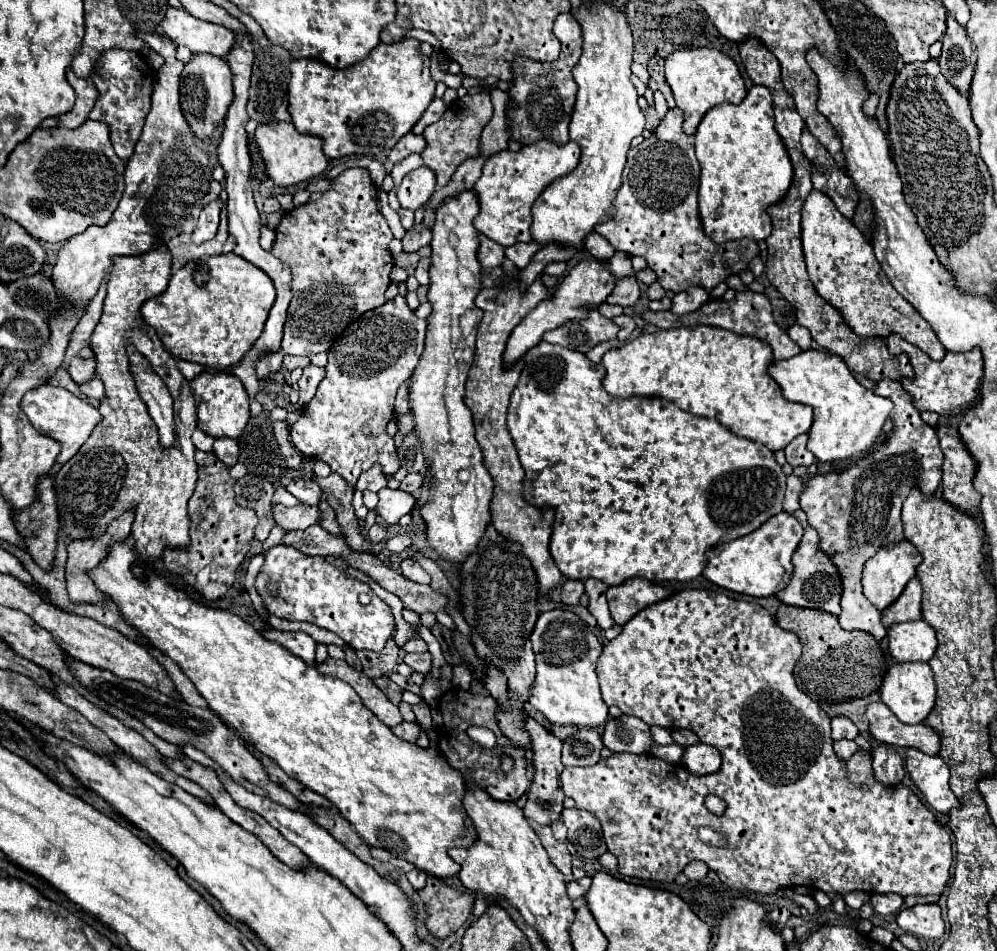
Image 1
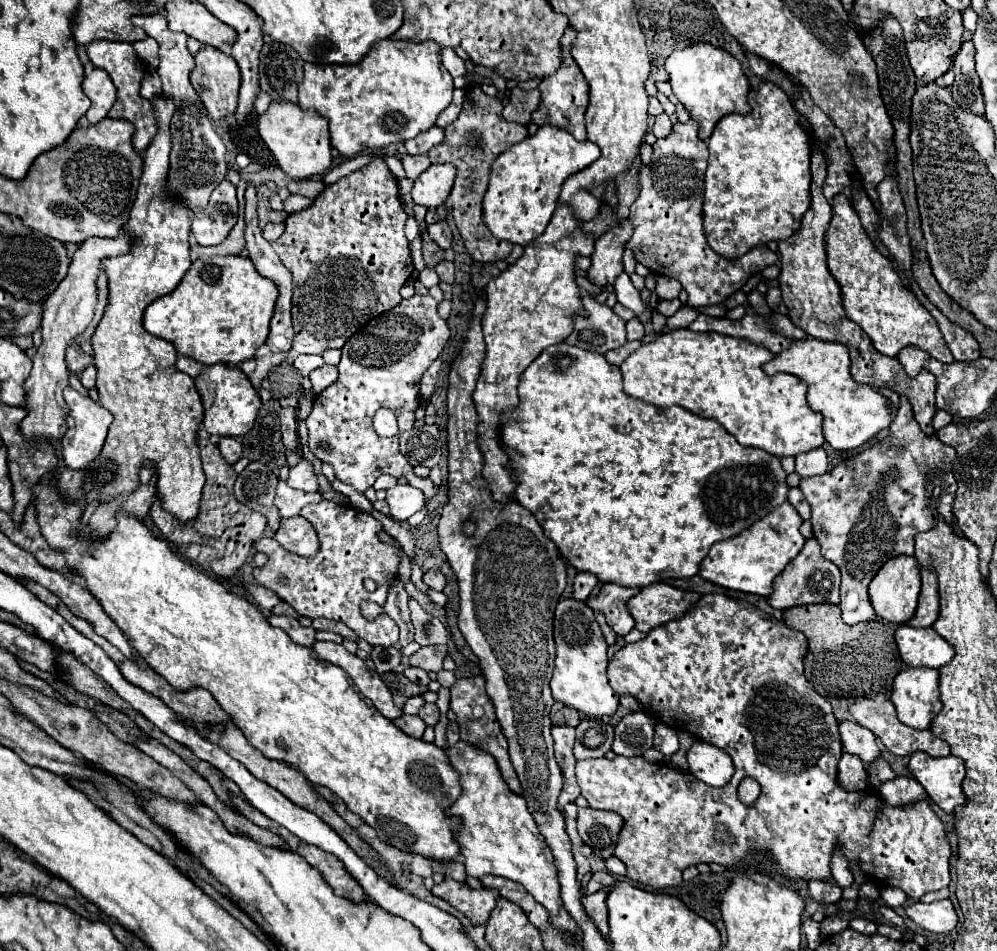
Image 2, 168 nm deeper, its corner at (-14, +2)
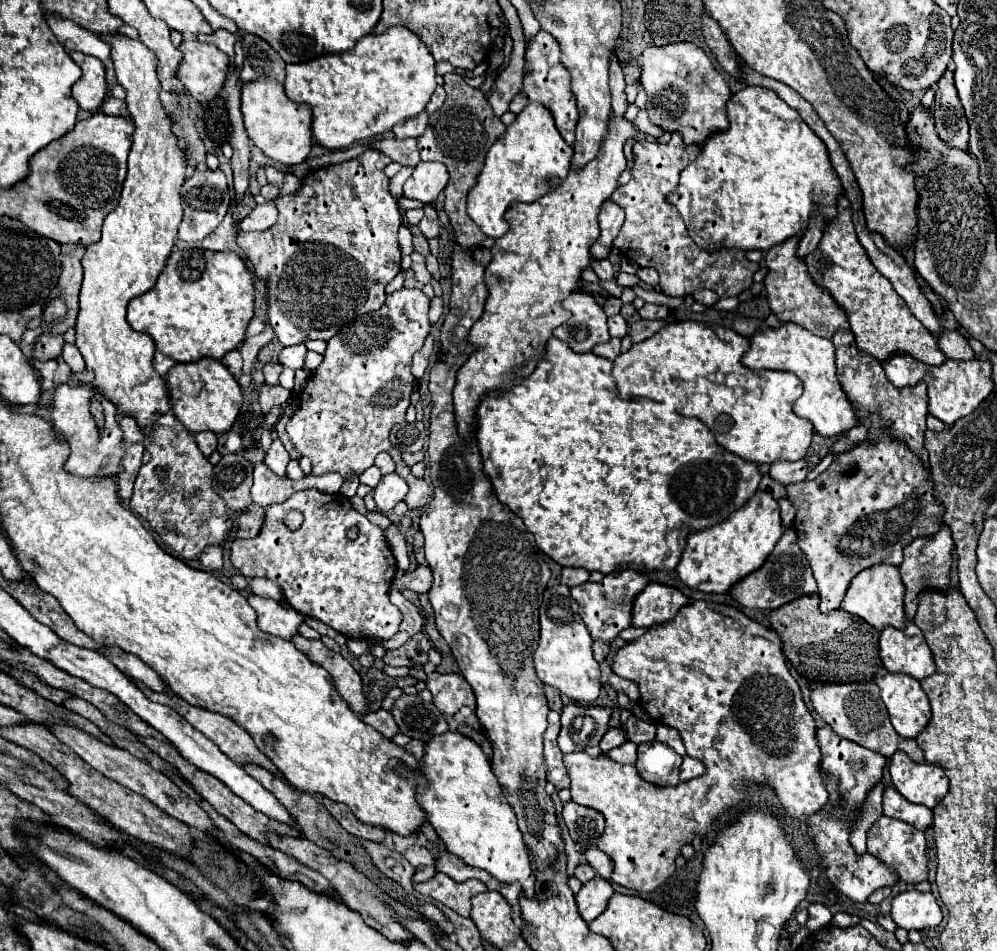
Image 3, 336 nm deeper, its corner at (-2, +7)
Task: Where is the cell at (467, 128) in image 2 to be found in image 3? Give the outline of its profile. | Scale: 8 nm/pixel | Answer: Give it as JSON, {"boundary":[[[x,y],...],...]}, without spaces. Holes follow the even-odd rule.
{"boundary":[[[449,72],[443,76],[443,80],[445,80],[443,88],[447,92],[447,100],[437,112],[429,116],[429,124],[423,136],[417,138],[417,144],[419,144],[421,160],[443,162],[449,170],[449,184],[445,188],[445,212],[455,230],[457,244],[461,248],[477,248],[485,240],[485,234],[467,216],[467,194],[477,182],[489,146],[505,132],[505,124],[491,112],[487,96],[481,90],[471,88],[463,80],[463,76],[459,76],[457,72]]]}

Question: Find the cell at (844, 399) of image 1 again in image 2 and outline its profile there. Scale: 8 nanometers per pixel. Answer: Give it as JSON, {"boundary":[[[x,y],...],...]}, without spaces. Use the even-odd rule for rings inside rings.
{"boundary":[[[819,339],[793,341],[793,345],[775,355],[769,363],[763,365],[767,375],[791,373],[807,381],[807,401],[813,411],[823,413],[823,437],[835,451],[857,449],[869,439],[873,439],[881,429],[887,429],[893,421],[893,405],[887,397],[875,391],[869,385],[857,383],[851,377],[851,359],[849,349],[841,343],[827,343]]]}

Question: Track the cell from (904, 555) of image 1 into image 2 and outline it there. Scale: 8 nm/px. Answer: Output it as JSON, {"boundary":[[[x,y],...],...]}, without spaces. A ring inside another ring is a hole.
{"boundary":[[[897,555],[893,559],[889,559],[879,573],[873,577],[871,585],[869,585],[869,597],[871,597],[871,605],[875,607],[875,613],[879,617],[883,617],[889,623],[907,623],[917,607],[917,597],[919,597],[919,589],[921,589],[921,569],[915,557],[909,555]]]}

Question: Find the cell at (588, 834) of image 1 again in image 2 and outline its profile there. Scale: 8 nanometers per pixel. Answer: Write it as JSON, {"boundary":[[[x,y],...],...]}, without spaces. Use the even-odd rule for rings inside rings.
{"boundary":[[[587,807],[579,809],[577,813],[577,831],[581,839],[593,849],[595,855],[603,859],[613,857],[621,825],[623,819],[613,811],[599,811]]]}

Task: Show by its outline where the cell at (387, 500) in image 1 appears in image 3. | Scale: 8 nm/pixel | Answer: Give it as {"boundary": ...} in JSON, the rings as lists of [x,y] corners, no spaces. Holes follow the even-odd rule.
{"boundary":[[[385,474],[375,486],[375,504],[381,512],[391,512],[407,494],[407,482],[399,474]]]}

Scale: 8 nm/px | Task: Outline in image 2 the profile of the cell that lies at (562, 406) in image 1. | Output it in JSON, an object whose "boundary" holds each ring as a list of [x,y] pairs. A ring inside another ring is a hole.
{"boundary":[[[567,343],[551,345],[537,357],[535,363],[531,363],[531,367],[525,369],[525,373],[519,381],[519,397],[521,397],[519,407],[507,411],[501,419],[503,421],[503,429],[501,429],[503,445],[507,449],[511,449],[511,455],[513,455],[509,465],[515,469],[515,477],[519,477],[519,485],[515,489],[515,499],[537,517],[537,521],[543,527],[543,531],[547,533],[547,537],[559,547],[559,553],[577,571],[593,573],[595,577],[599,577],[601,583],[617,583],[617,585],[625,585],[625,587],[647,587],[651,583],[665,581],[665,579],[693,577],[699,573],[699,567],[701,567],[703,569],[701,577],[715,585],[769,597],[773,593],[775,577],[779,573],[783,573],[787,563],[793,557],[797,557],[799,551],[803,549],[805,537],[799,531],[803,519],[791,507],[791,503],[785,503],[789,485],[787,485],[787,473],[781,467],[779,457],[771,457],[771,453],[763,453],[763,449],[751,449],[751,447],[739,445],[739,441],[735,441],[735,437],[731,437],[731,433],[727,433],[727,429],[723,429],[719,425],[719,421],[715,421],[715,419],[695,417],[693,413],[687,413],[687,409],[683,409],[683,407],[659,409],[659,407],[653,407],[649,403],[643,403],[639,399],[625,395],[623,385],[621,385],[619,367],[607,363],[605,357],[599,357],[597,353],[591,353],[591,351],[585,351],[579,347],[571,347]]]}

